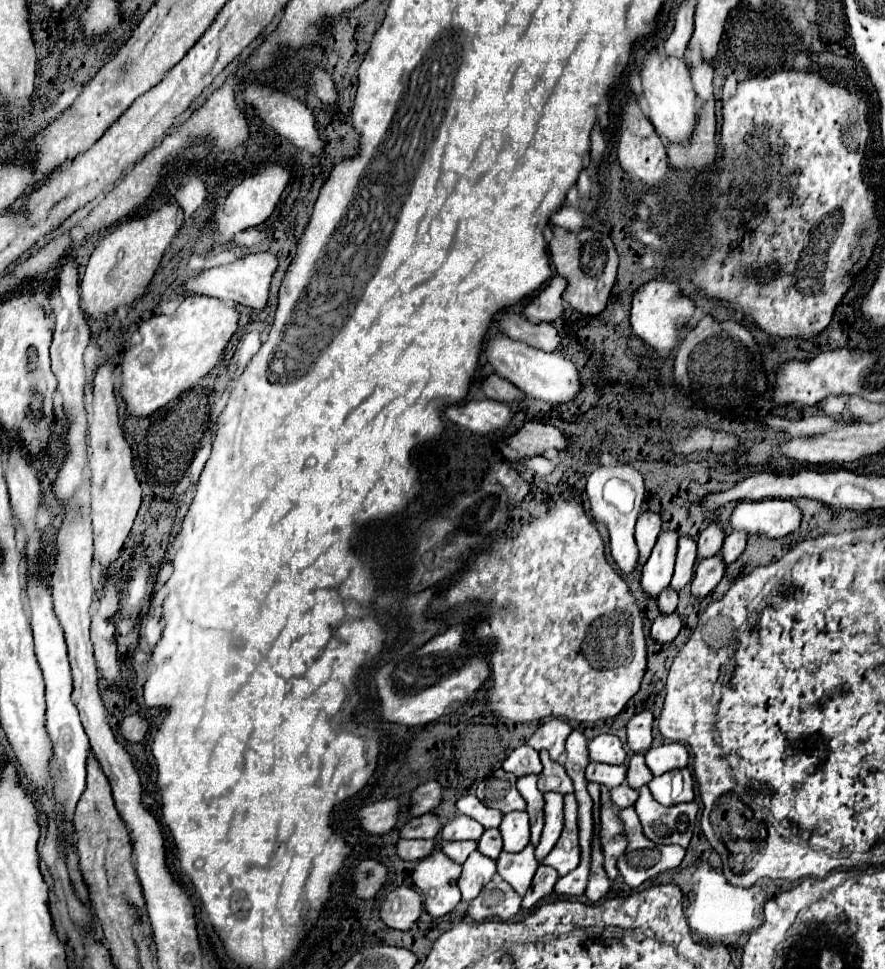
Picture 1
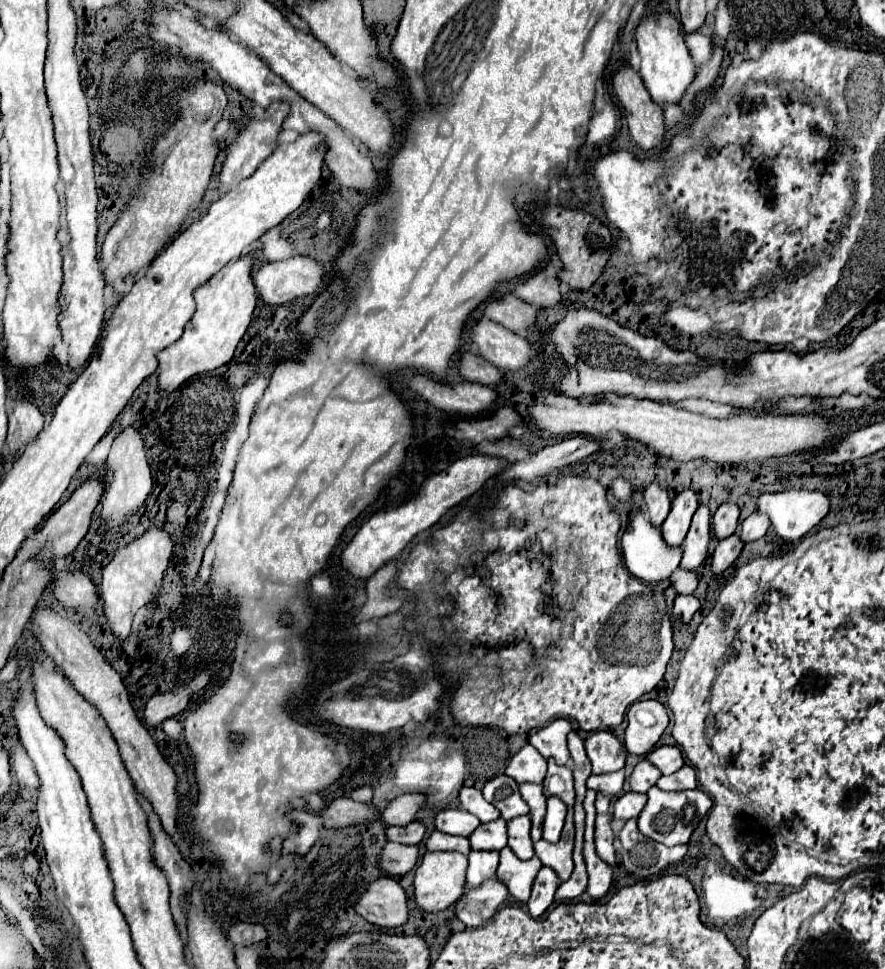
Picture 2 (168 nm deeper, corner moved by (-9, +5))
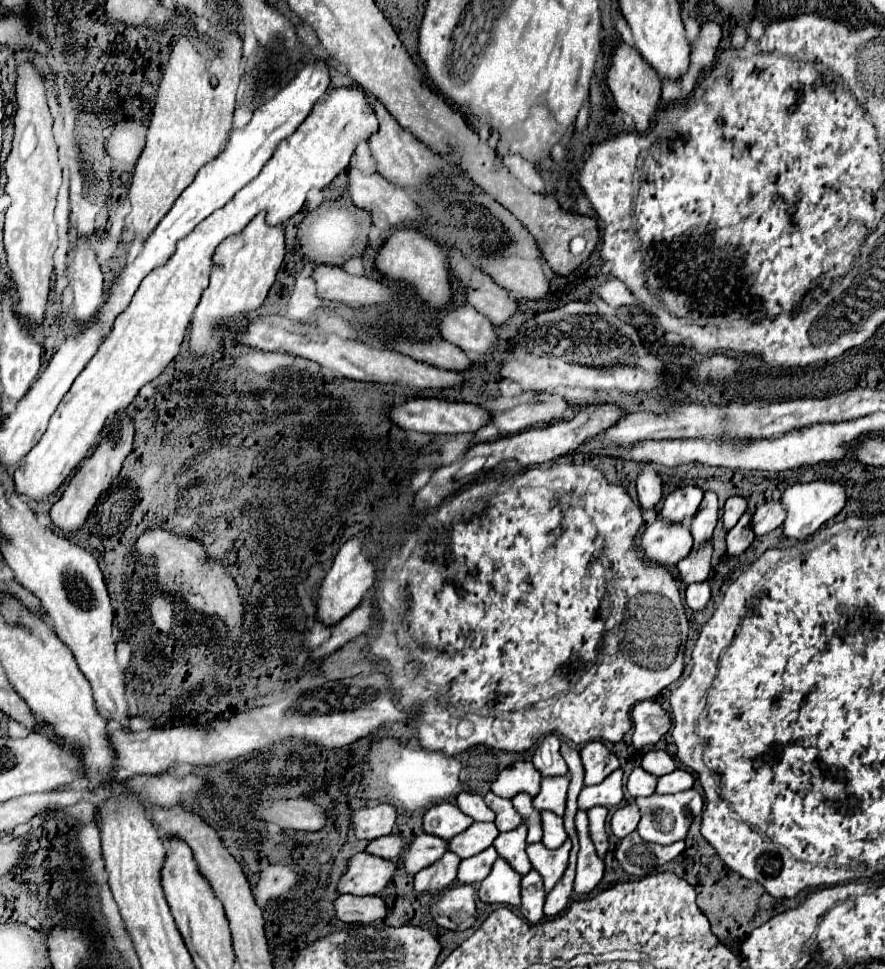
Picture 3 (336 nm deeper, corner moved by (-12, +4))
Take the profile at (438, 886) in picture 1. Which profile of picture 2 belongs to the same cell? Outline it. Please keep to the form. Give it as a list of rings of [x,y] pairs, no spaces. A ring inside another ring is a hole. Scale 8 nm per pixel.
[[[426,852],[414,874],[414,898],[426,912],[440,912],[452,906],[464,894],[468,858],[460,852]]]

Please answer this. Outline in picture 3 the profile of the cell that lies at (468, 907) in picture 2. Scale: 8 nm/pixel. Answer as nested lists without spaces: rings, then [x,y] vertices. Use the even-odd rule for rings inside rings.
[[[457,885],[443,891],[435,905],[431,907],[431,915],[437,925],[453,931],[465,931],[473,927],[477,919],[477,893],[471,885]]]

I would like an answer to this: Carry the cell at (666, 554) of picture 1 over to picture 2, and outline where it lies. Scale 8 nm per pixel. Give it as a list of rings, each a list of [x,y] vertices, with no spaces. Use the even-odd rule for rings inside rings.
[[[682,490],[674,500],[672,500],[672,508],[668,518],[664,520],[664,524],[660,526],[664,540],[670,546],[680,546],[686,538],[686,532],[690,528],[690,520],[692,514],[698,508],[698,498],[694,490]]]

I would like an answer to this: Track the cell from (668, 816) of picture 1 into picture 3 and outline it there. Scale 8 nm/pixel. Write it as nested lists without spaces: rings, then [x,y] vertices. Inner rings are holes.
[[[695,789],[673,793],[673,795],[653,793],[649,797],[637,797],[635,803],[637,803],[639,811],[641,811],[641,821],[637,825],[637,833],[643,839],[647,839],[651,843],[659,843],[659,845],[671,845],[671,843],[675,843],[679,839],[685,839],[693,819],[699,817],[701,809],[703,809],[703,797]]]

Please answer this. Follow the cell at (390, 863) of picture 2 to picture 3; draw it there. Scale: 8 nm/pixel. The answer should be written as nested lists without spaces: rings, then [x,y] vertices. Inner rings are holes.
[[[357,853],[349,861],[347,873],[339,881],[339,893],[375,895],[381,893],[395,877],[399,863],[395,859],[381,859],[371,853]]]

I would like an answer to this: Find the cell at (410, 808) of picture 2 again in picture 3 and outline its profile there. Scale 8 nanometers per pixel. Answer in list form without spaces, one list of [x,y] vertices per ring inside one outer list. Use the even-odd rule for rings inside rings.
[[[383,803],[383,805],[359,809],[351,815],[351,819],[353,819],[355,835],[359,839],[373,841],[373,839],[389,835],[393,831],[395,819],[397,819],[397,809],[389,803]]]

